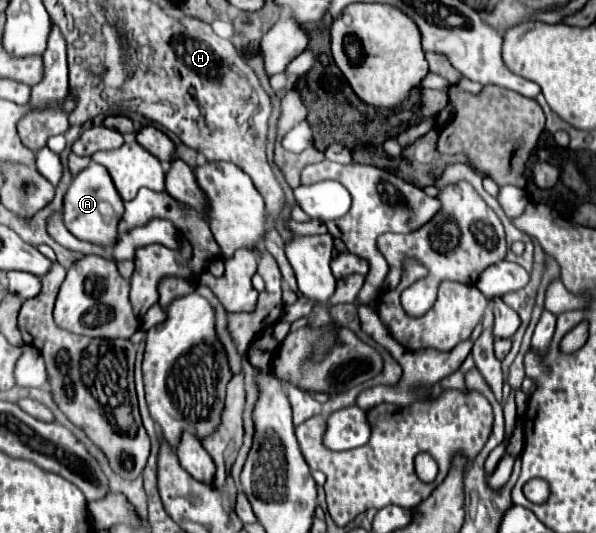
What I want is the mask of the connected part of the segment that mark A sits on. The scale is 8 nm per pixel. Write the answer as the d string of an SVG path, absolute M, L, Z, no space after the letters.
M92 161L70 183L70 187L64 195L64 211L62 213L64 213L62 221L74 237L78 237L80 241L96 243L100 247L112 247L118 239L118 221L124 213L124 201L118 195L108 171L102 165Z

